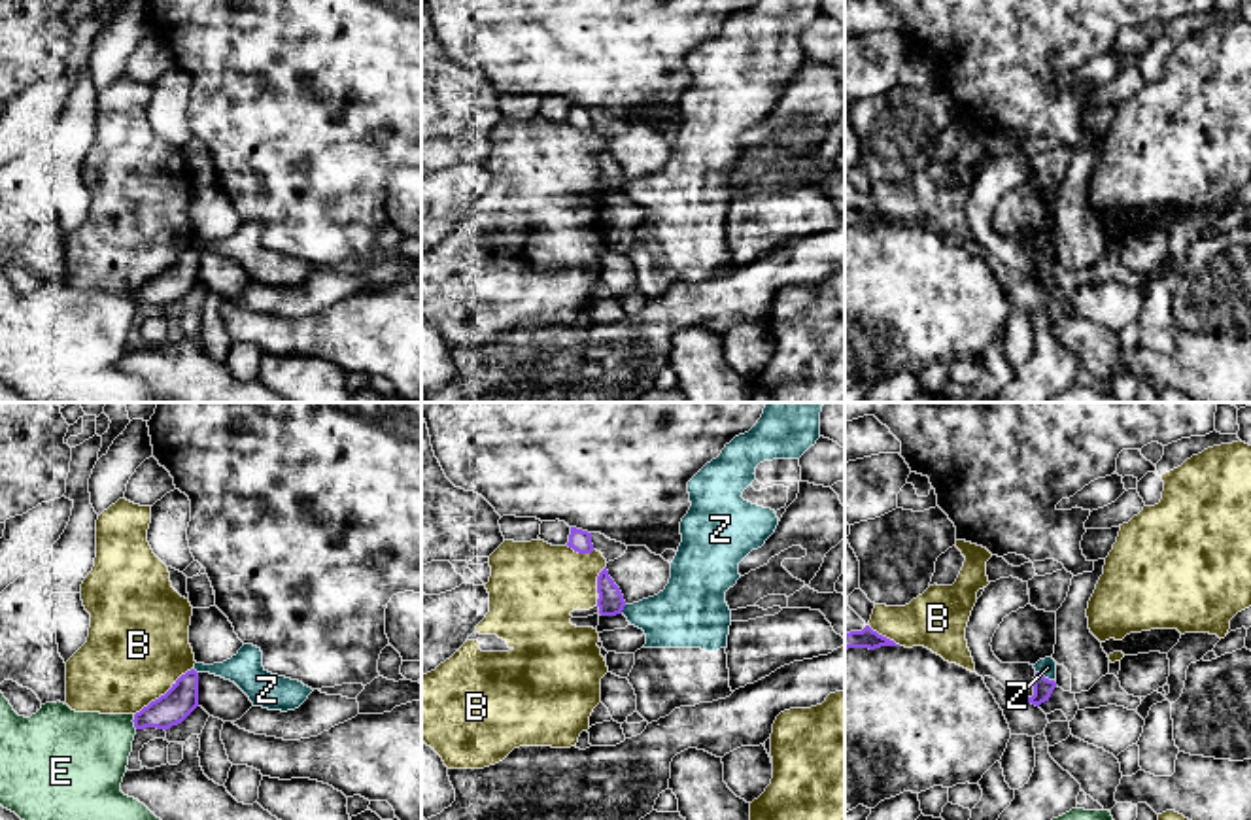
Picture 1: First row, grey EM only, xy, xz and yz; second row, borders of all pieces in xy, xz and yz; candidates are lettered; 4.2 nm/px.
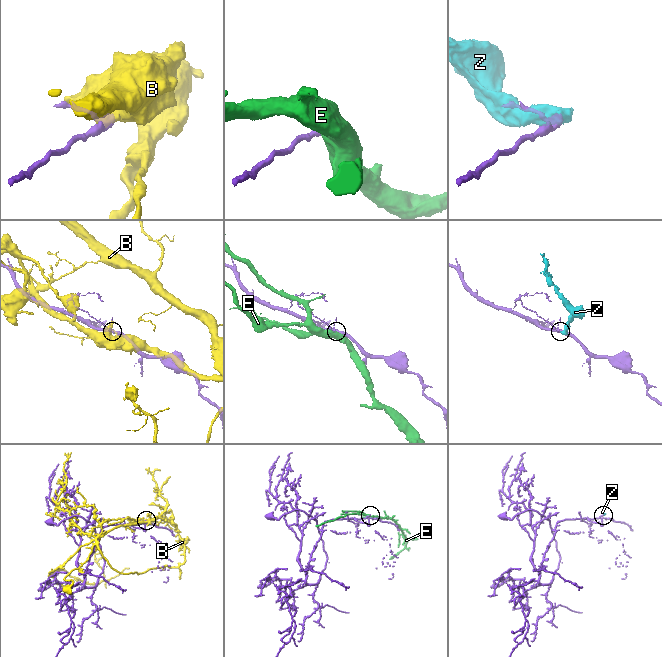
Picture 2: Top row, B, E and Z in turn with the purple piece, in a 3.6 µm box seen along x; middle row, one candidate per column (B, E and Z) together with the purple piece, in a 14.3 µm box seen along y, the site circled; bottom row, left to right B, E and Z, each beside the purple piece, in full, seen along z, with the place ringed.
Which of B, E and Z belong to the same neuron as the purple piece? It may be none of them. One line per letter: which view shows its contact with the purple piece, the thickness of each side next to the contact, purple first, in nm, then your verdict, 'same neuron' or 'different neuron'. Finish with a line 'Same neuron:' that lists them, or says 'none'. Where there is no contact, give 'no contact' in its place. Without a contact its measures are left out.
B: meets purple in xy; 140 nm thick on the purple side, 440 nm on the other; different neuron
E: meets purple in xy; 140 nm thick on the purple side, 360 nm on the other; different neuron
Z: meets purple in yz; 80 nm thick on the purple side, 80 nm on the other; different neuron
Same neuron: none

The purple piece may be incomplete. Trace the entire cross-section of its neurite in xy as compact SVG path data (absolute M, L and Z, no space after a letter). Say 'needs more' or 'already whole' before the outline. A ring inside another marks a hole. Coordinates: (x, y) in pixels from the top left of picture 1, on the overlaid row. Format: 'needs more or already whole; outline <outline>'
already whole; outline M198 673L181 675L172 688L134 714L134 727L170 729L181 724L198 707Z

